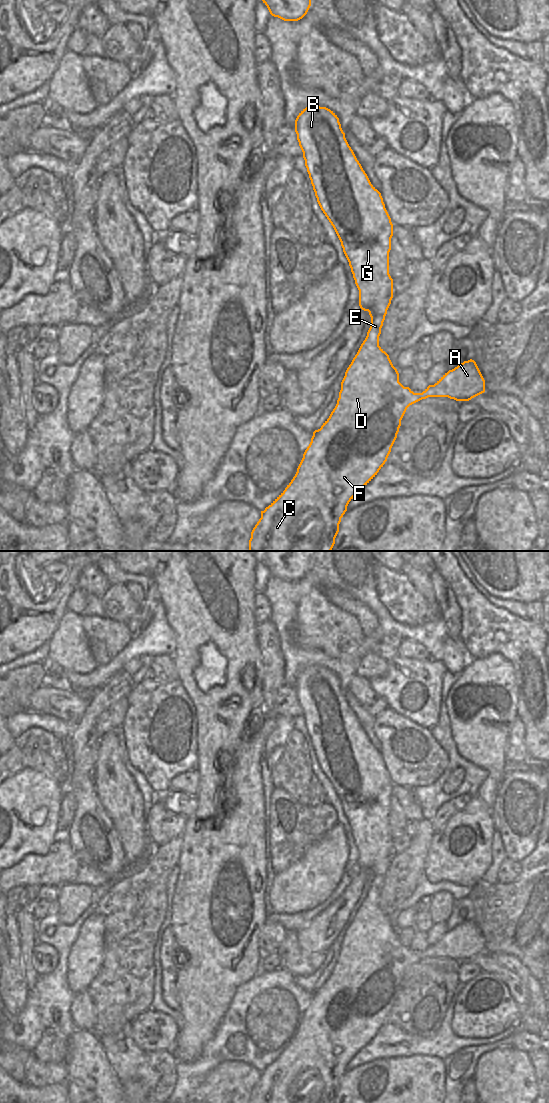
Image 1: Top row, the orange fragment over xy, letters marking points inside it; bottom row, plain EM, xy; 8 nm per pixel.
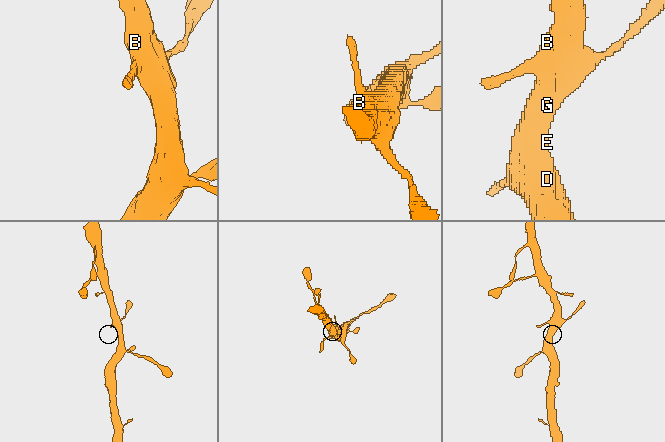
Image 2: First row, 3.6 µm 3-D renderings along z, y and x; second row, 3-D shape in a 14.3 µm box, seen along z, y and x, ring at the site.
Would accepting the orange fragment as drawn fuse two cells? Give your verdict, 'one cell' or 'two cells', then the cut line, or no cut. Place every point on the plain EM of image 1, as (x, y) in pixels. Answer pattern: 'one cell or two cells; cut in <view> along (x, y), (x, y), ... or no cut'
one cell; no cut

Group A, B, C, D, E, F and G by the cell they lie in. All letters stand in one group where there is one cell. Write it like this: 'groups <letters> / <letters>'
groups A B C D E F G

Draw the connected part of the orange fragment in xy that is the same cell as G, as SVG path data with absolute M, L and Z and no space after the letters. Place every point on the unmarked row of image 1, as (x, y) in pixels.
M318 665L306 667L295 680L295 692L317 762L341 802L359 850L359 866L369 872L371 886L345 932L335 968L321 988L313 992L311 1002L291 1042L264 1071L261 1071L261 1078L251 1092L249 1103L335 1103L341 1078L347 1071L349 1062L377 1035L387 1021L407 968L428 957L469 961L485 952L485 940L472 919L449 930L422 953L414 953L399 942L397 929L389 915L379 906L381 888L393 858L393 839L389 834L393 784L381 753L371 744L345 698L339 678L333 671Z

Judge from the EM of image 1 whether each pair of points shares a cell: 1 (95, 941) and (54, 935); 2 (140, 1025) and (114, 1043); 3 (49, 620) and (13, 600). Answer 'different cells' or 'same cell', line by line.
1: different cells
2: different cells
3: same cell

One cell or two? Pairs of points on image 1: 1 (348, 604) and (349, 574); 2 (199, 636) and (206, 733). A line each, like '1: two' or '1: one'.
1: two
2: one

